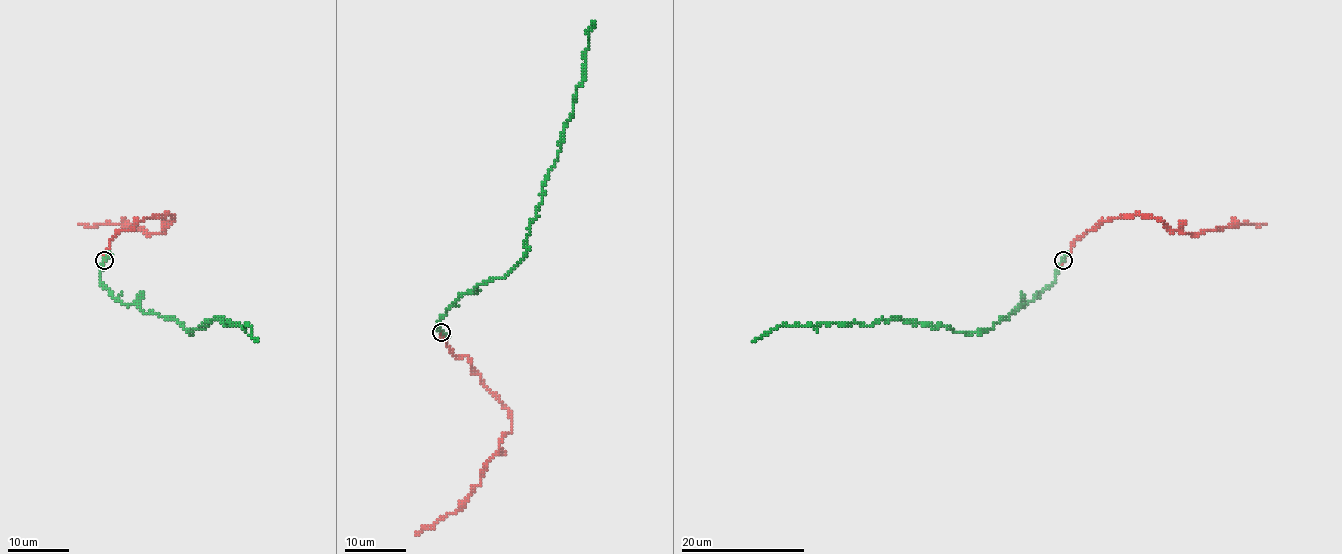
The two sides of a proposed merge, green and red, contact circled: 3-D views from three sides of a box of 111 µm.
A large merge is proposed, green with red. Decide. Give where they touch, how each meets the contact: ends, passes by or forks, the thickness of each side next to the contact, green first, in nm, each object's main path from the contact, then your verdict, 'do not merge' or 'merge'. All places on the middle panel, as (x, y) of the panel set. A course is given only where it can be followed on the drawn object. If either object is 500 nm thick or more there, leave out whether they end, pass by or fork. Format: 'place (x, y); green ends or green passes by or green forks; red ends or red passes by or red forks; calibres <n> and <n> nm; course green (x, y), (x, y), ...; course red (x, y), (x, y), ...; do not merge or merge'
place (441, 332); green passes by; red ends; calibres 300 and 220 nm; course green (441, 331), (438, 322), (462, 294), (503, 279), (523, 257), (585, 74), (592, 22); course red (441, 331), (507, 409), (510, 430), (458, 508), (416, 534); merge

